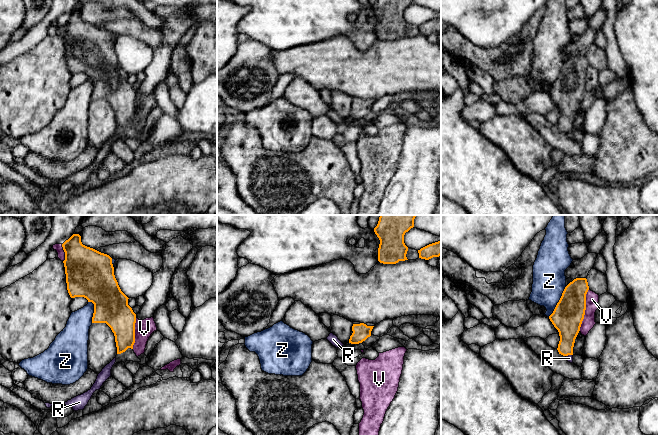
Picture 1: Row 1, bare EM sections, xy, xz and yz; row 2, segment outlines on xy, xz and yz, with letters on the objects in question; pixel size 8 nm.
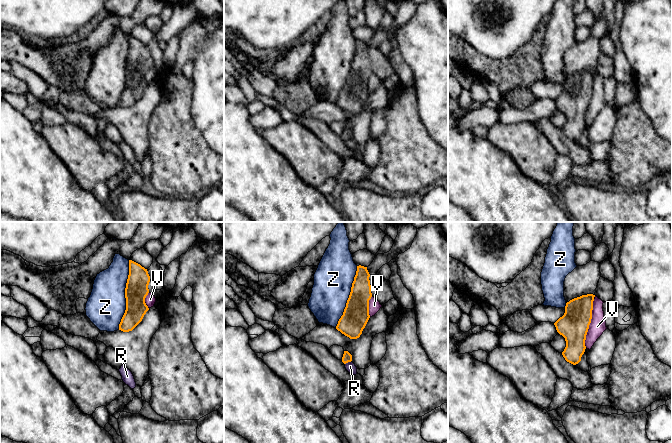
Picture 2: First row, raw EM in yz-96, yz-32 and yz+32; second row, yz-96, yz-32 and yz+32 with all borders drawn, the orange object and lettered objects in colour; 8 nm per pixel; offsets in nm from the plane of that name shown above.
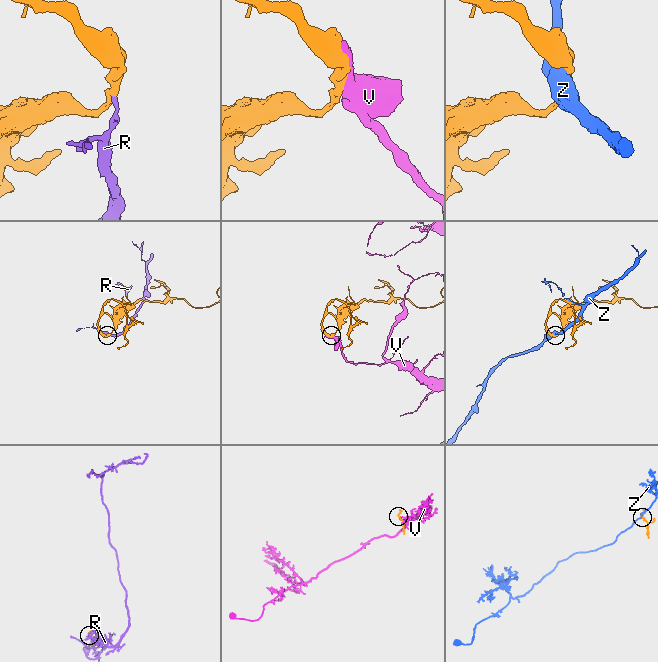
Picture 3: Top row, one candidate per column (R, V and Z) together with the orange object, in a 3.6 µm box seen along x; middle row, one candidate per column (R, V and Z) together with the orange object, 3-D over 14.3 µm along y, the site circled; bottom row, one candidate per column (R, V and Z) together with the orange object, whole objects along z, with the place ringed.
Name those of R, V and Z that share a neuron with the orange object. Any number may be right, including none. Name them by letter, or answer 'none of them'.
none of them

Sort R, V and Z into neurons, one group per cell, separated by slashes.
R / V / Z

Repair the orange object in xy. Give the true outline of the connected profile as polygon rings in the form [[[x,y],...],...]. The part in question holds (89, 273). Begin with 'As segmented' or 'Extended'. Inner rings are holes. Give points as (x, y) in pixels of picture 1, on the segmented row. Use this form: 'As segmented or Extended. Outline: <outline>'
As segmented. Outline: [[[73,234],[62,247],[70,297],[84,297],[94,304],[92,323],[106,323],[111,328],[117,354],[133,349],[136,314],[118,285],[112,258],[83,245],[79,234]]]

